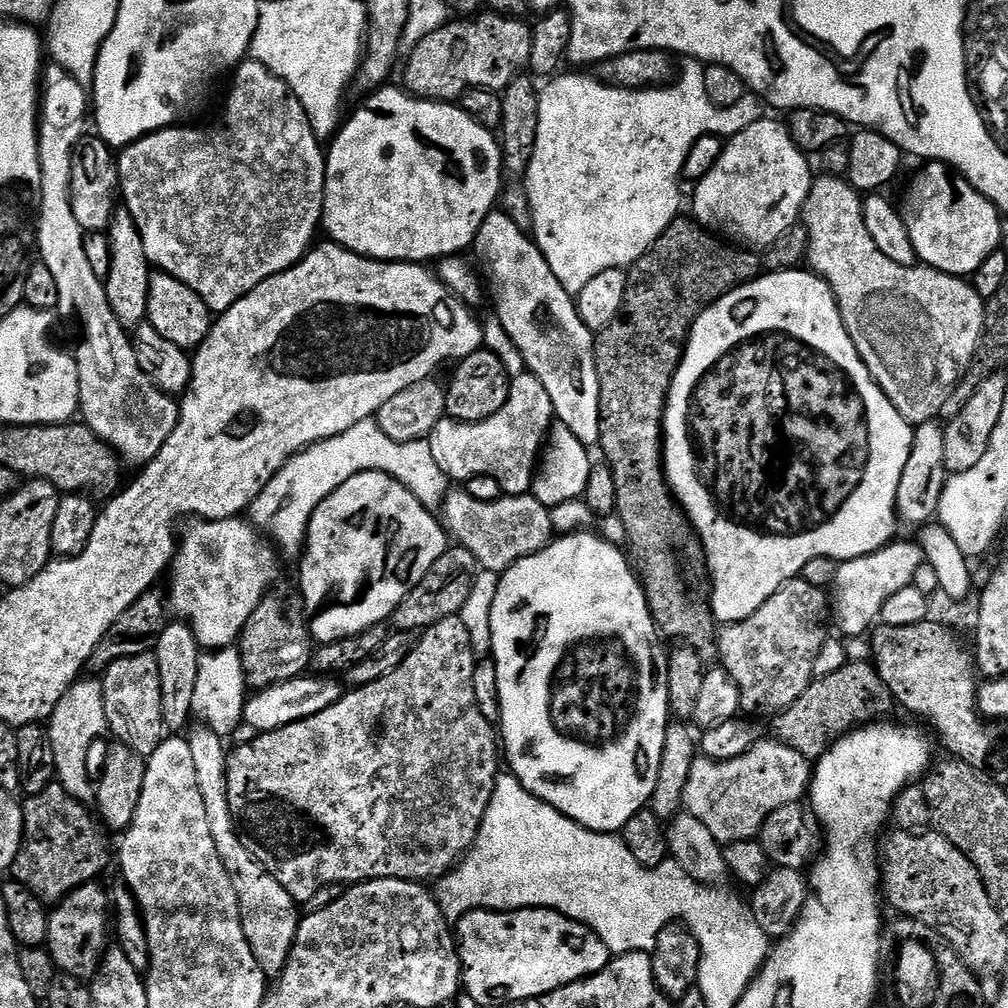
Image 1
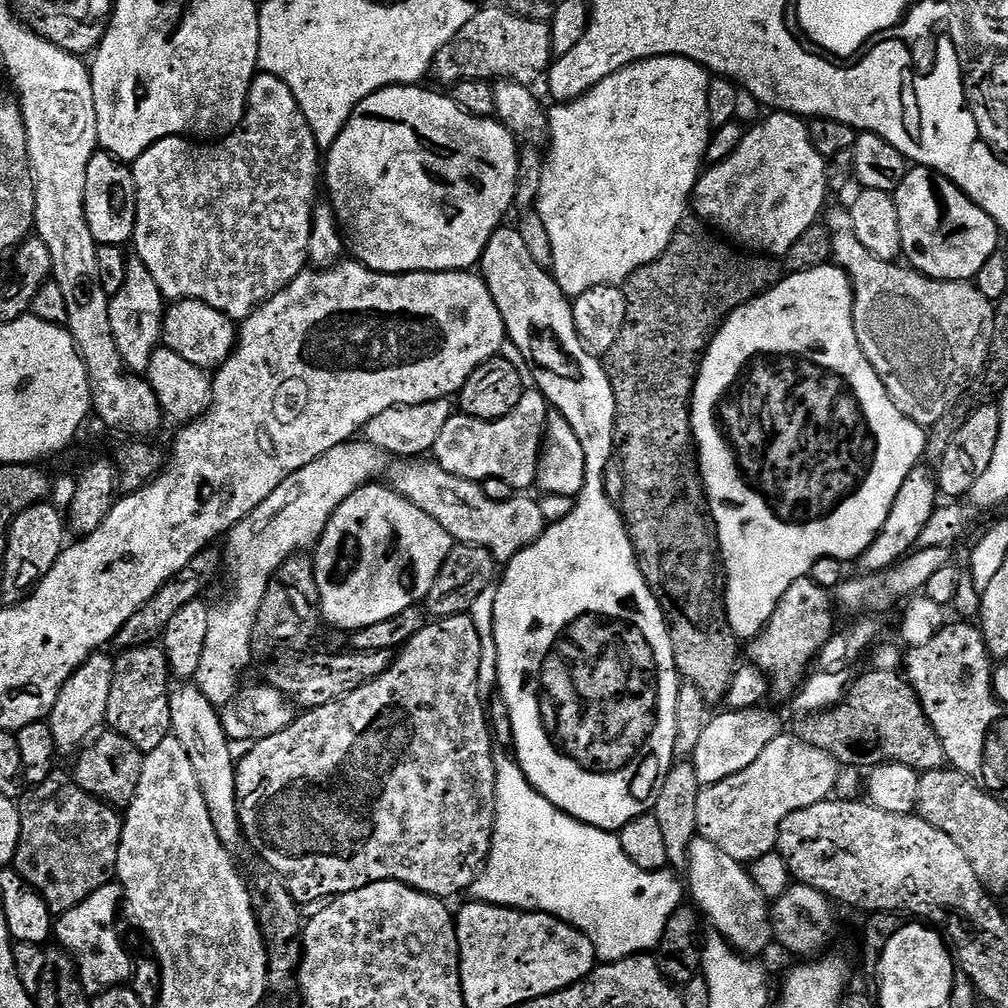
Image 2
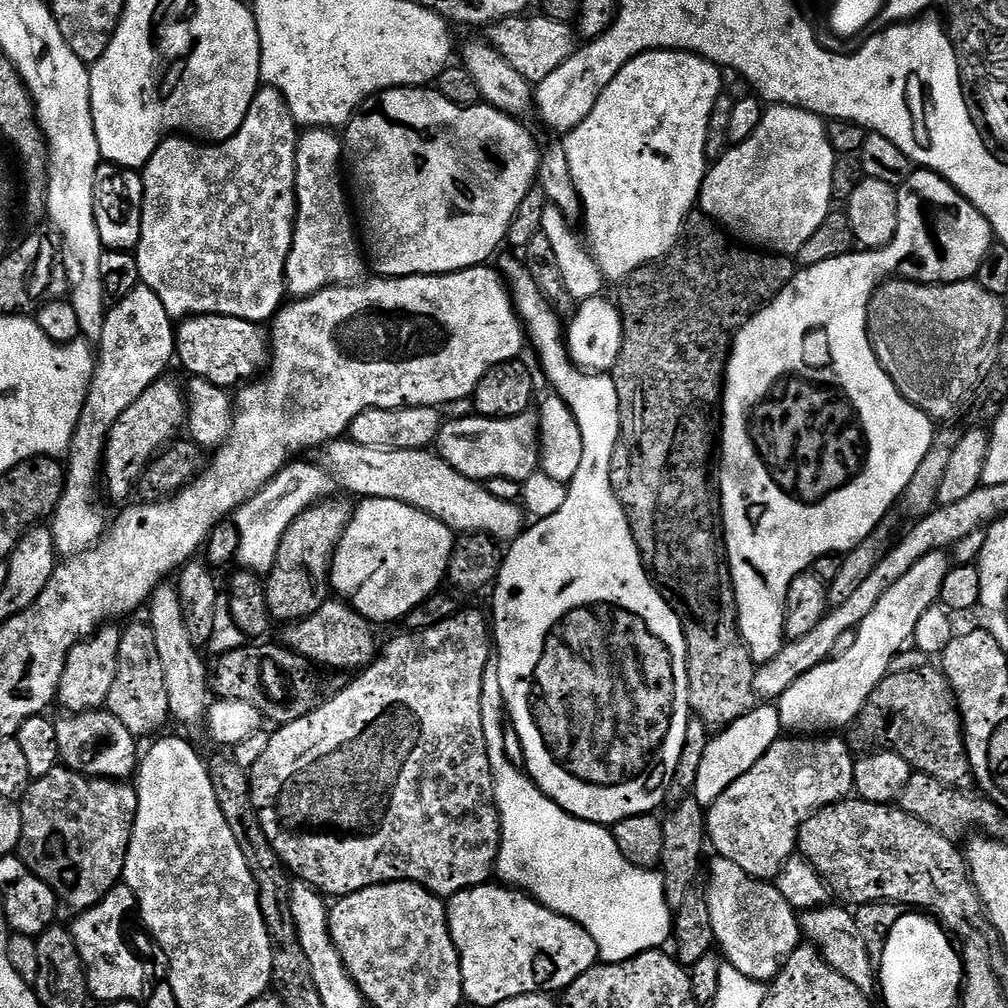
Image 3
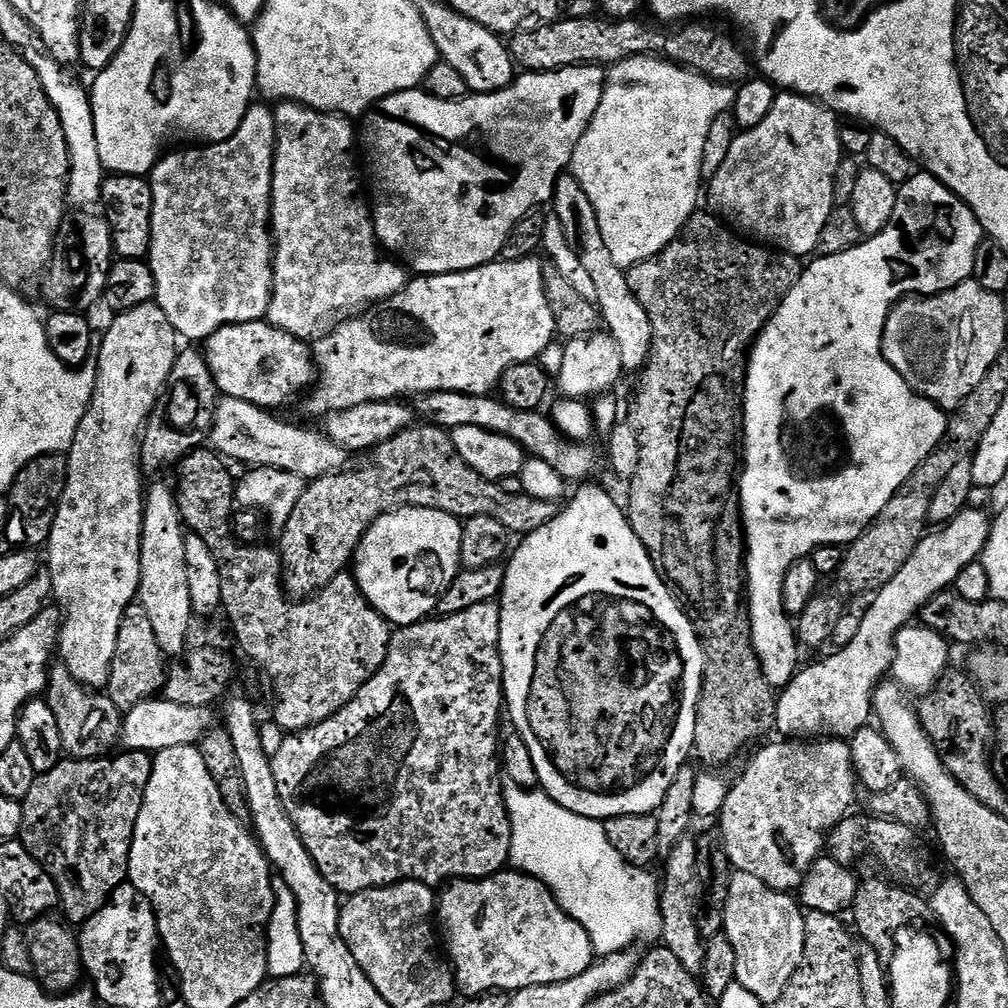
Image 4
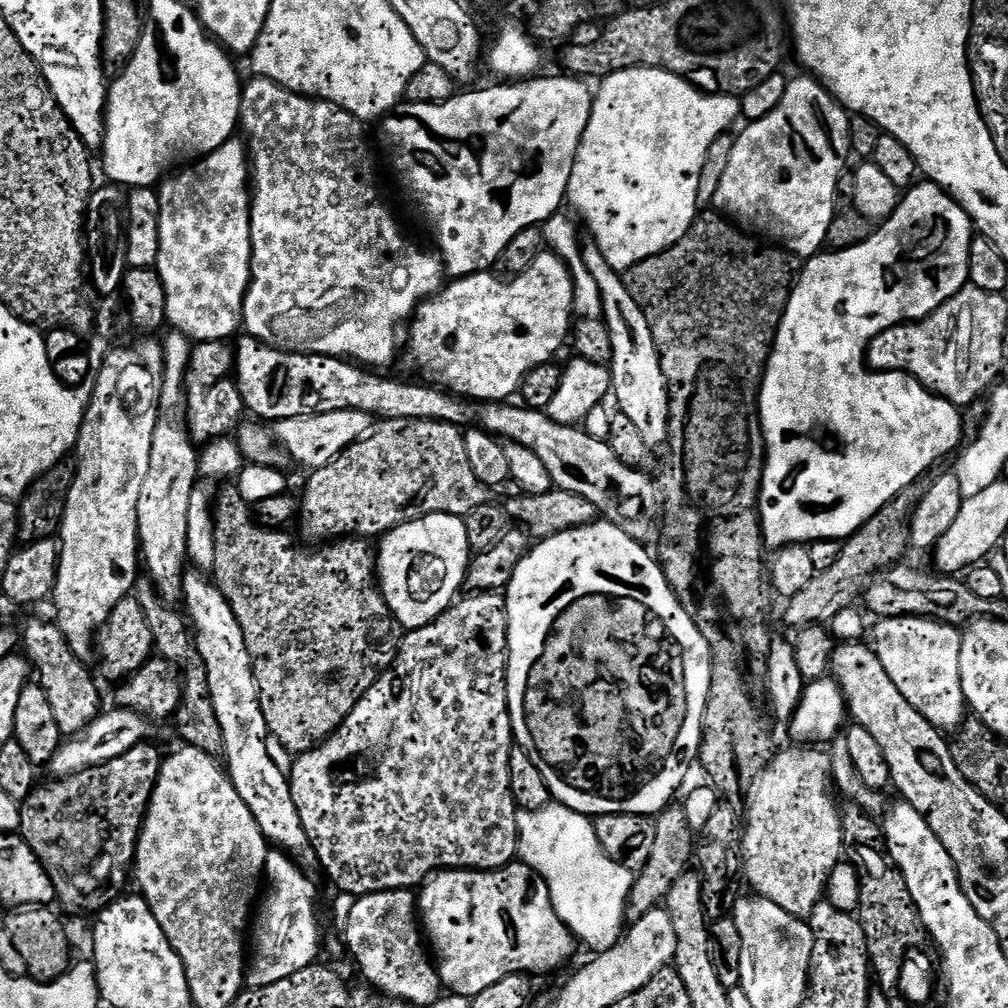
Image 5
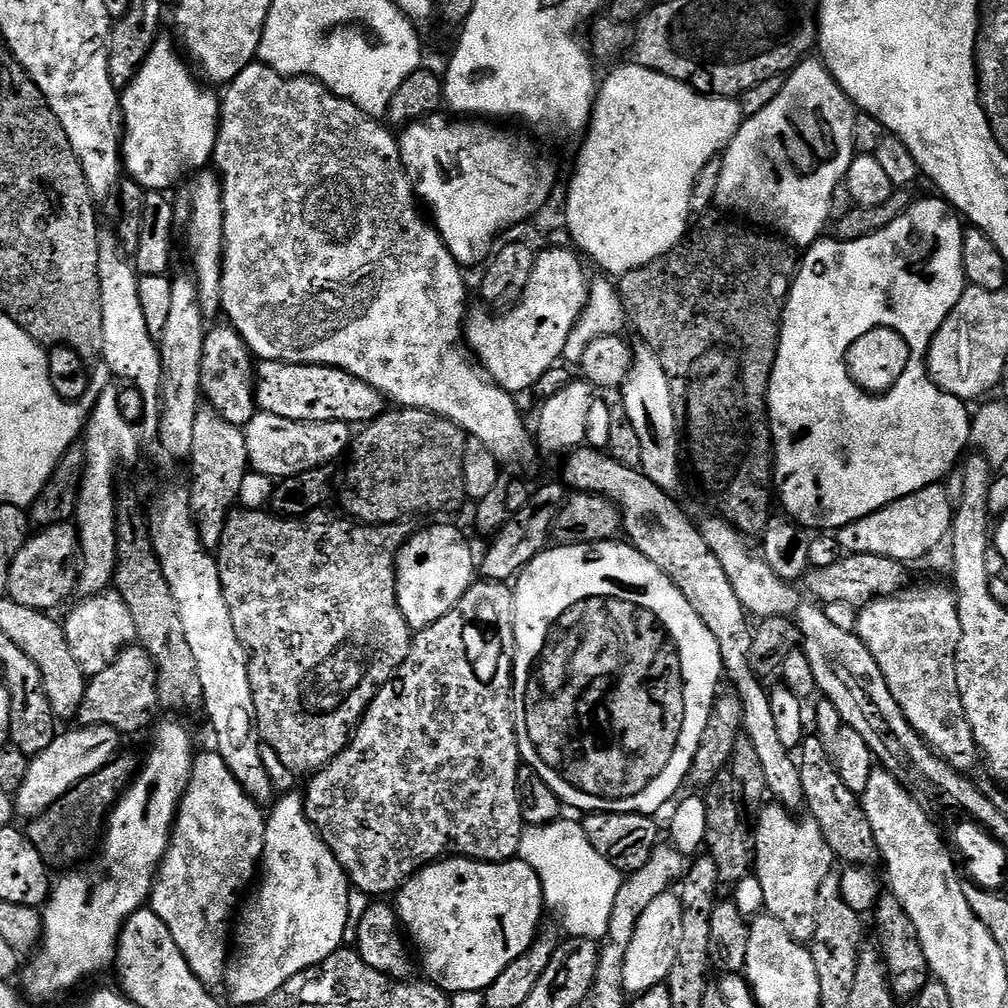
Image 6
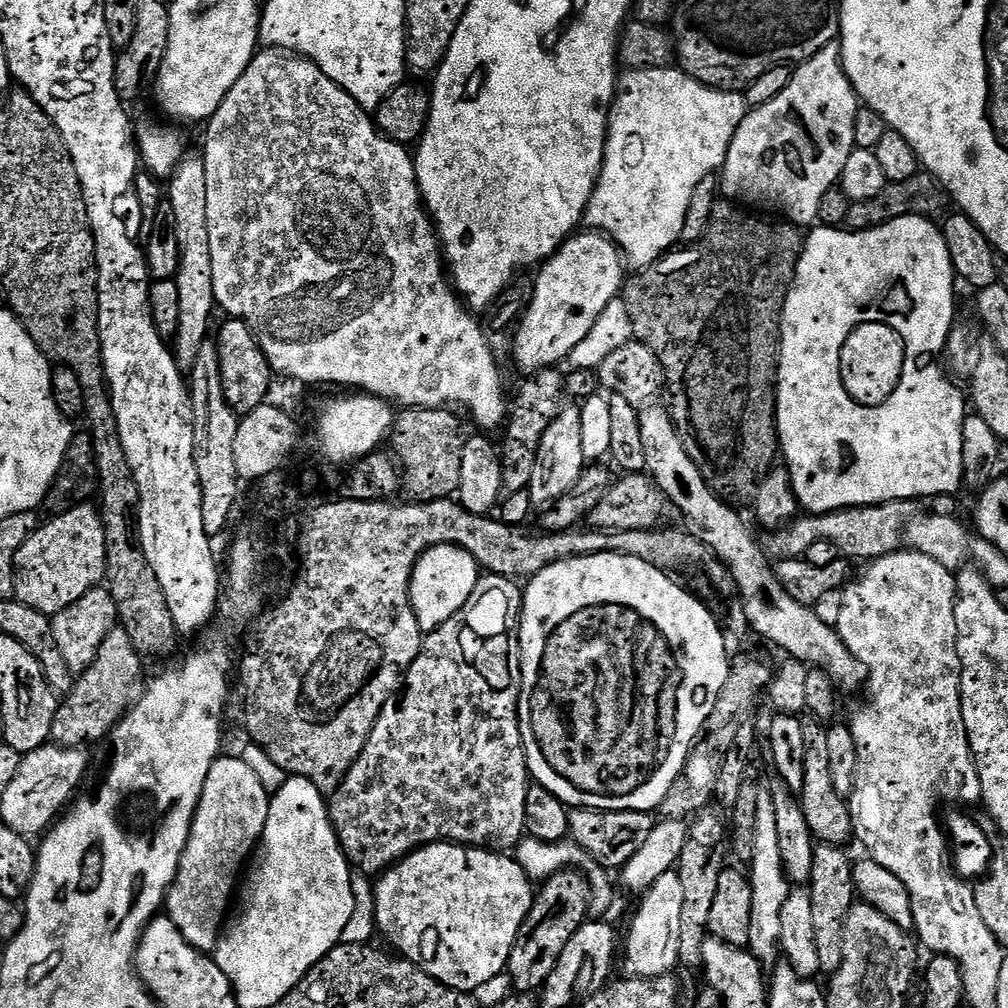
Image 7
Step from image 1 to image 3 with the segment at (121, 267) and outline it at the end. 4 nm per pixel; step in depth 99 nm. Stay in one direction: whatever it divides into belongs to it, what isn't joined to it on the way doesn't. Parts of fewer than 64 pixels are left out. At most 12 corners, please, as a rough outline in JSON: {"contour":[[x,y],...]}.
{"contour":[[140,283],[105,311],[64,489],[61,557],[104,536],[110,426],[173,363],[176,328]]}

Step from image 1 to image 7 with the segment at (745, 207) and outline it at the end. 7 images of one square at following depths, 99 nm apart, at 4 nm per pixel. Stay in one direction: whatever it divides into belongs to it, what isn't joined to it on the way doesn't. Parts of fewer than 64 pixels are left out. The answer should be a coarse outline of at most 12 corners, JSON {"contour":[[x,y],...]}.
{"contour":[[840,45],[730,142],[719,191],[815,225],[856,147]]}

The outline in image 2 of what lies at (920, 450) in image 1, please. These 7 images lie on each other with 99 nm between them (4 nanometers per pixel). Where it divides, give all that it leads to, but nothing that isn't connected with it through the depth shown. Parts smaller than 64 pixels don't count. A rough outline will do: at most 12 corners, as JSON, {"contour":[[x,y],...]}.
{"contour":[[917,464],[882,530],[854,561],[860,574],[897,565],[938,507],[935,471]]}

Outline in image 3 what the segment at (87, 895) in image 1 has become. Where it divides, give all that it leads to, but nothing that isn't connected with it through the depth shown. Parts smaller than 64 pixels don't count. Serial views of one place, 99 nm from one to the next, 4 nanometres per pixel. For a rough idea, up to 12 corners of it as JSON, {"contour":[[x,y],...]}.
{"contour":[[121,882],[71,921],[88,995],[115,1006],[145,995],[124,941],[136,895]]}

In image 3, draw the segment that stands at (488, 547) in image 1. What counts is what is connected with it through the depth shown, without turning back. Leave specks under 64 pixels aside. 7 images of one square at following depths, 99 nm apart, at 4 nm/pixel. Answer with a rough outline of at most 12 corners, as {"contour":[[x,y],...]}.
{"contour":[[325,444],[345,493],[430,514],[453,533],[511,542],[519,503],[494,498],[435,451]]}

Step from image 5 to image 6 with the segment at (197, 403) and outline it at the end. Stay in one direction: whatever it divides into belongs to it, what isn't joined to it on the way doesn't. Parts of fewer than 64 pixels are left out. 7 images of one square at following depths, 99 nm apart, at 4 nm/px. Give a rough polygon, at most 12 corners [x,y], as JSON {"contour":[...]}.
{"contour":[[227,322],[204,333],[203,395],[235,428],[257,414],[256,364]]}

